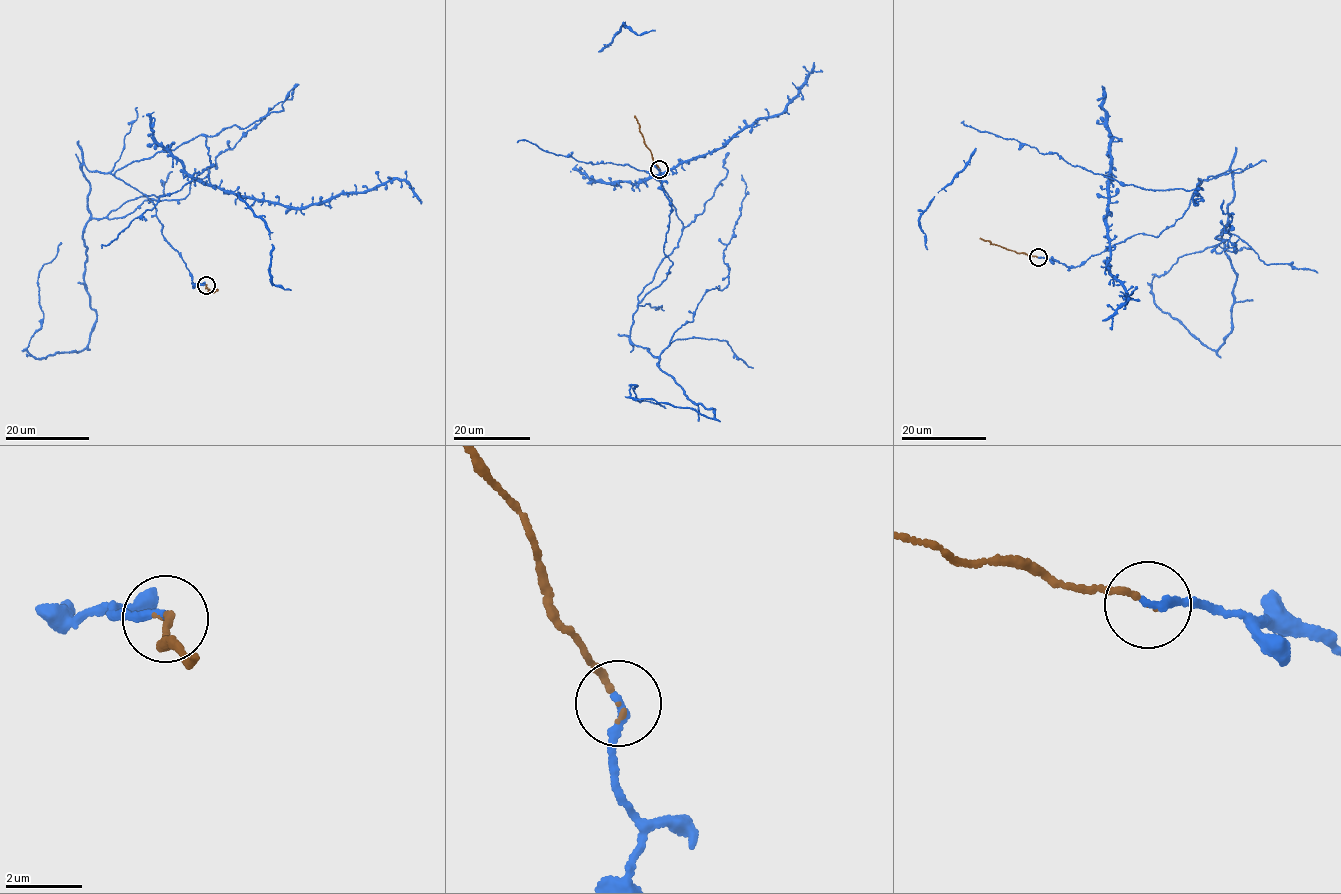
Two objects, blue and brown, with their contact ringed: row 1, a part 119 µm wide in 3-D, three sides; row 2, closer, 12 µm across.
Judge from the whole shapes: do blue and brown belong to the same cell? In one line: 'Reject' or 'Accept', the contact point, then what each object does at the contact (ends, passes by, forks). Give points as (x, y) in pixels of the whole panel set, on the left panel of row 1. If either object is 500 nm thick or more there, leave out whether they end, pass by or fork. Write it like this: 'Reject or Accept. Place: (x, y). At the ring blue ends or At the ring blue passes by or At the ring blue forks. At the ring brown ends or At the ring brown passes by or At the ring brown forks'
Accept. Place: (206, 285). At the ring blue ends. At the ring brown ends

